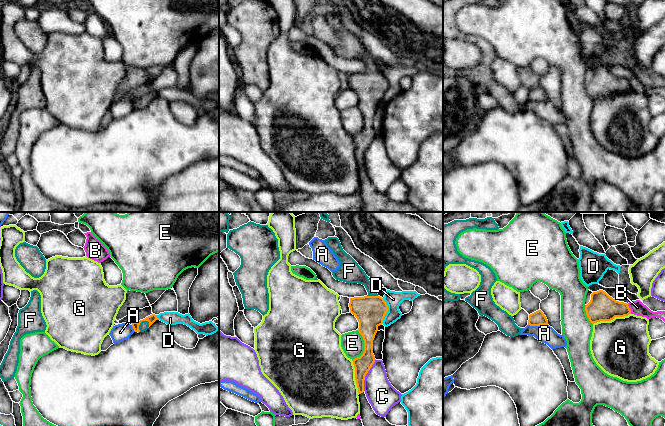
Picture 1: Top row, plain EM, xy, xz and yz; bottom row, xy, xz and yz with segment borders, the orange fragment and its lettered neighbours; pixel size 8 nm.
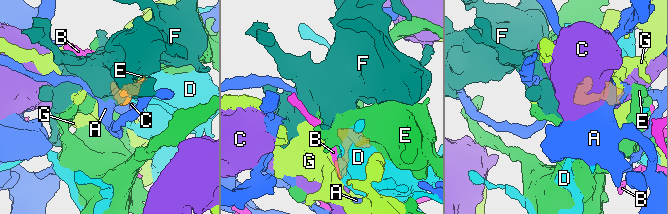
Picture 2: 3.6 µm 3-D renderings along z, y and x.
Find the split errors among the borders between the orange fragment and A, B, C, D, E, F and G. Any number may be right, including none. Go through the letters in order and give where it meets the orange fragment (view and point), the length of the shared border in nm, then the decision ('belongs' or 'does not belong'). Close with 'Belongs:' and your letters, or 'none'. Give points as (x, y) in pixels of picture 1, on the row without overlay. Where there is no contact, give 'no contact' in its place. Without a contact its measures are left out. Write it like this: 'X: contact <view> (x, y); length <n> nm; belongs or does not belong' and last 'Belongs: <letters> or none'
A: contact yz (538, 101); length 160 nm; does not belong
B: contact yz (629, 85); length 90 nm; does not belong
C: contact xz (365, 151); length 280 nm; does not belong
D: contact xz (387, 87); length 200 nm; does not belong
E: contact xz (364, 123); length 260 nm; does not belong
F: contact xy (139, 100); length 120 nm; belongs
G: contact yz (611, 95); length 320 nm; does not belong
Belongs: F

